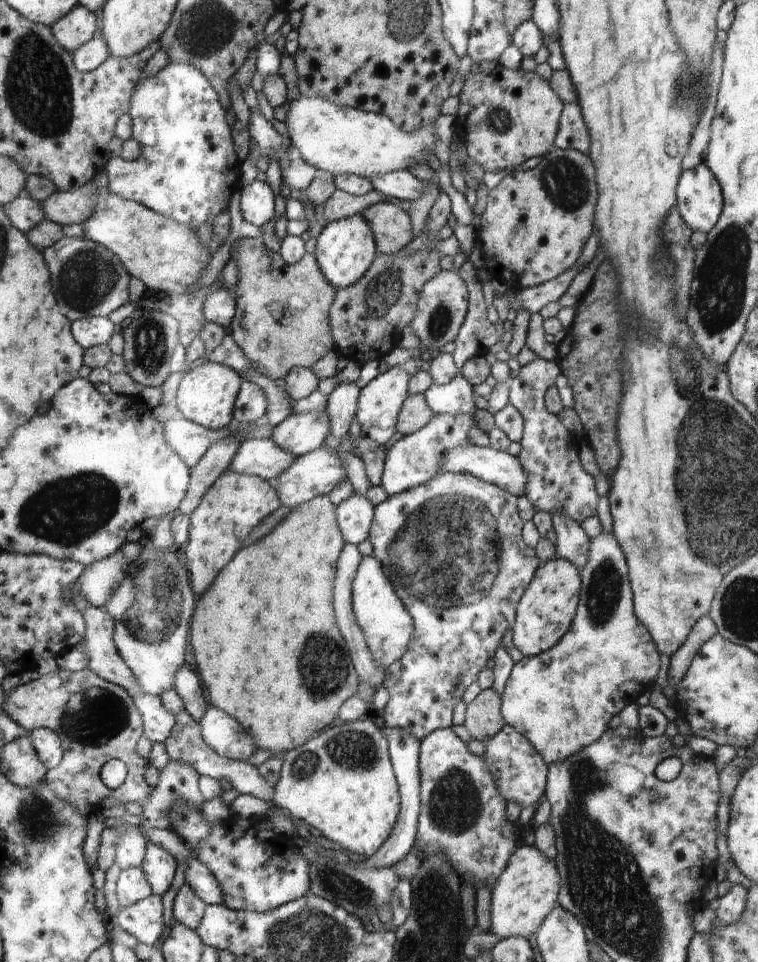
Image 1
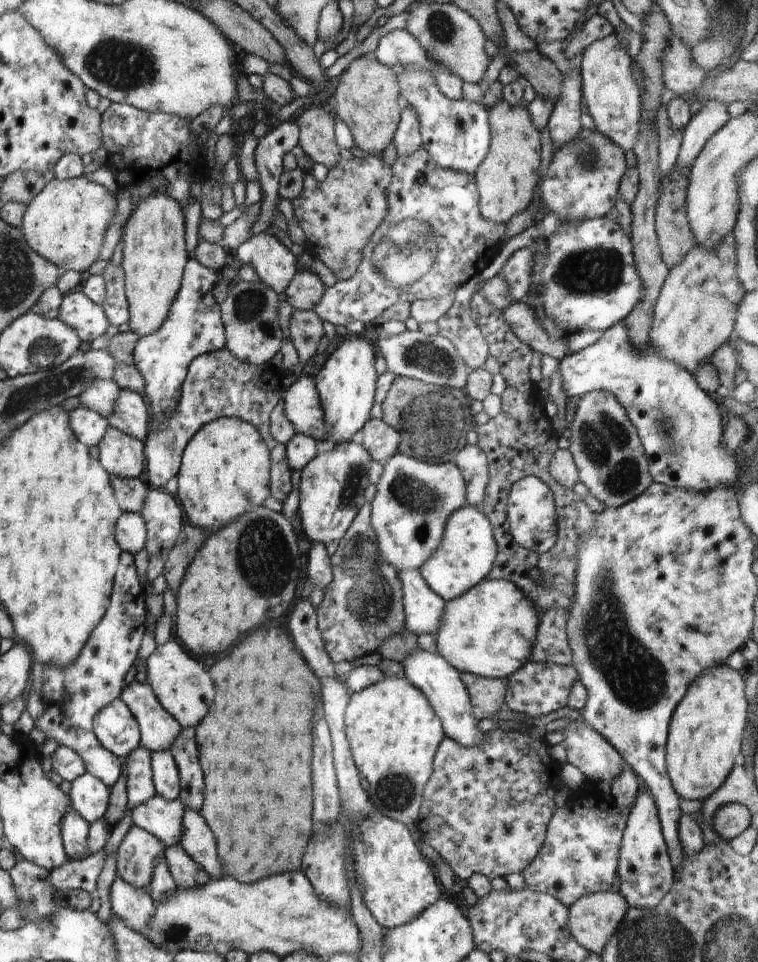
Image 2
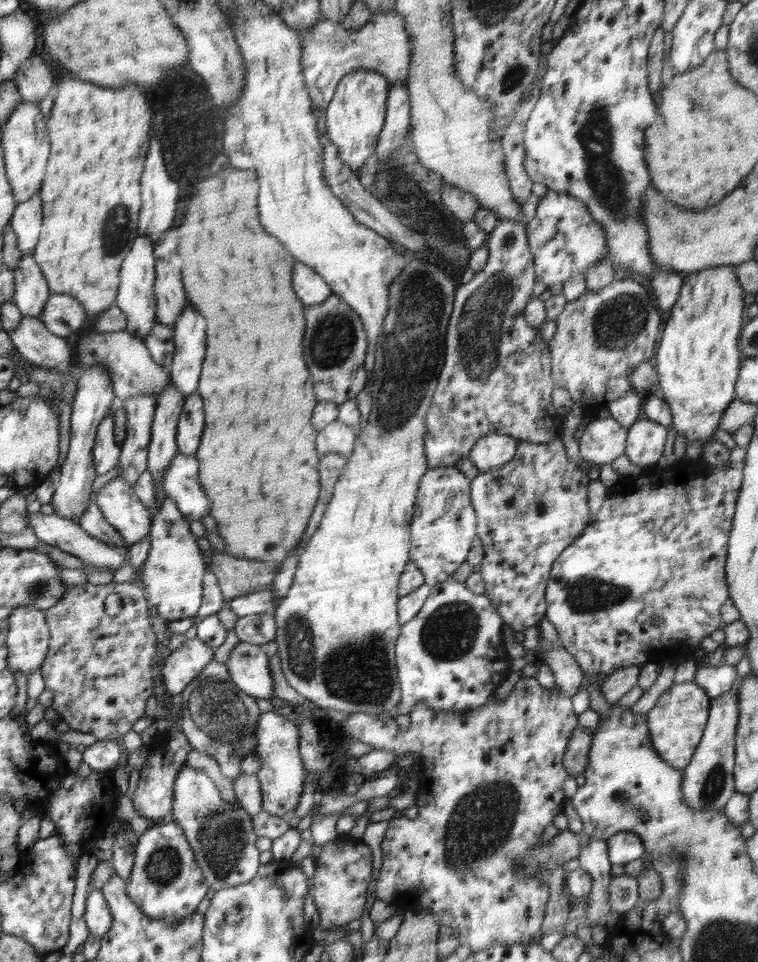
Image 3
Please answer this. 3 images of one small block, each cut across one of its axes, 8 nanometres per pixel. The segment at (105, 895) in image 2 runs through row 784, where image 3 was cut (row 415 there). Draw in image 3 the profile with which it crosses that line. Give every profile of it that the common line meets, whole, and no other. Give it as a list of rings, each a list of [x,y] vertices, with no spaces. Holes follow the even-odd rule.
[[[139,394],[124,400],[122,406],[127,412],[127,431],[117,464],[122,469],[119,476],[132,486],[148,468],[148,451],[156,405],[153,396]]]

